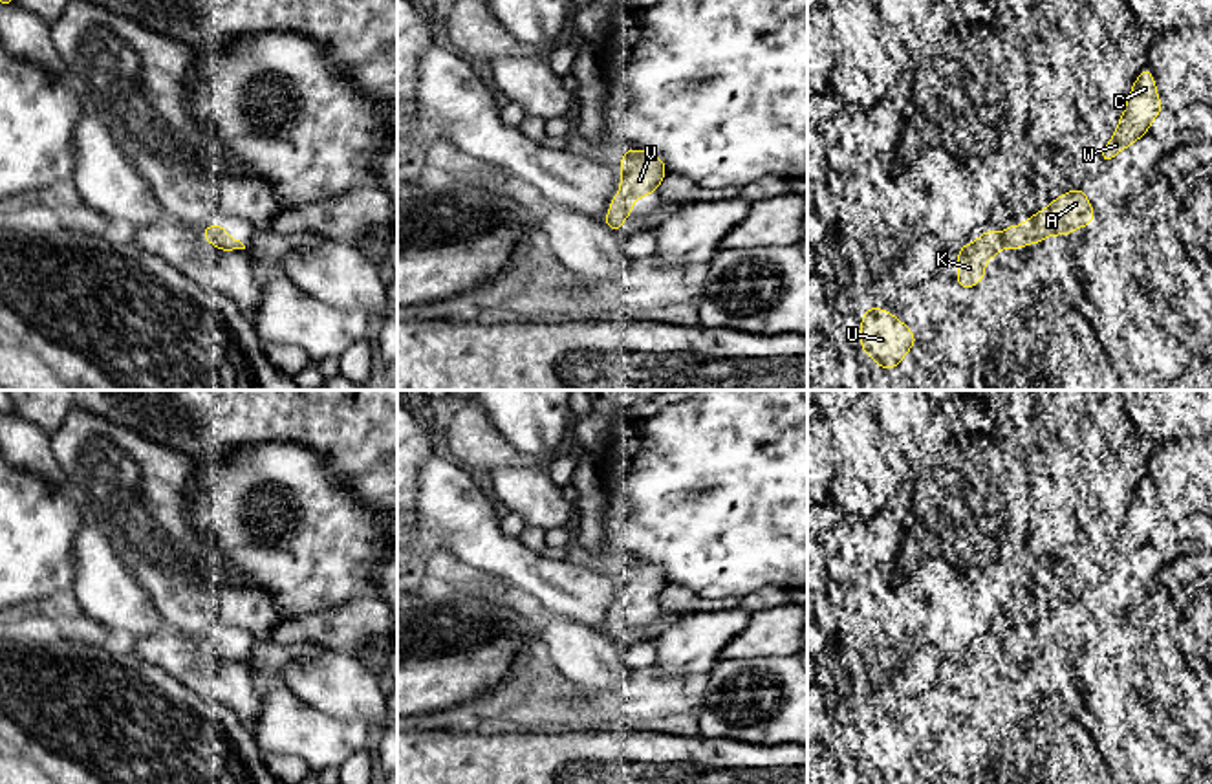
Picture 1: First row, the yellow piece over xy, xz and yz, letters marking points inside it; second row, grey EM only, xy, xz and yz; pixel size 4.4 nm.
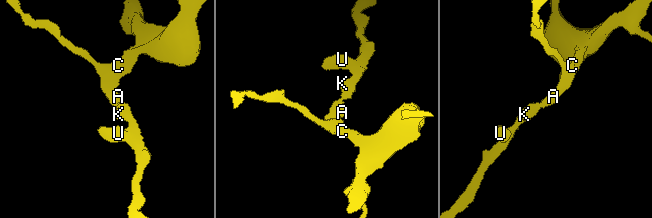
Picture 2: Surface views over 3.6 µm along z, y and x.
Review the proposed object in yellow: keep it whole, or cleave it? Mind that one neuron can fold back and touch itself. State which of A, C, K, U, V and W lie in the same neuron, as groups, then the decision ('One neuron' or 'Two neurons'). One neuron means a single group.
Groups: A C K U V W. One neuron

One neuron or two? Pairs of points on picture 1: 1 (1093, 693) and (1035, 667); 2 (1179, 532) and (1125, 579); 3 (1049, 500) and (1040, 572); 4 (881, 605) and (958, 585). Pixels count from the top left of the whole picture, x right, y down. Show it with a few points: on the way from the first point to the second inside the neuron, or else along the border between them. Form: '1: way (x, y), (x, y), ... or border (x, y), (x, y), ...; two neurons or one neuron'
1: border (1068, 651), (1082, 717); two neurons
2: way (1167, 544), (1137, 574); one neuron
3: way (1049, 519), (1049, 544), (1042, 554); one neuron
4: way (899, 594), (908, 585), (940, 585); one neuron

